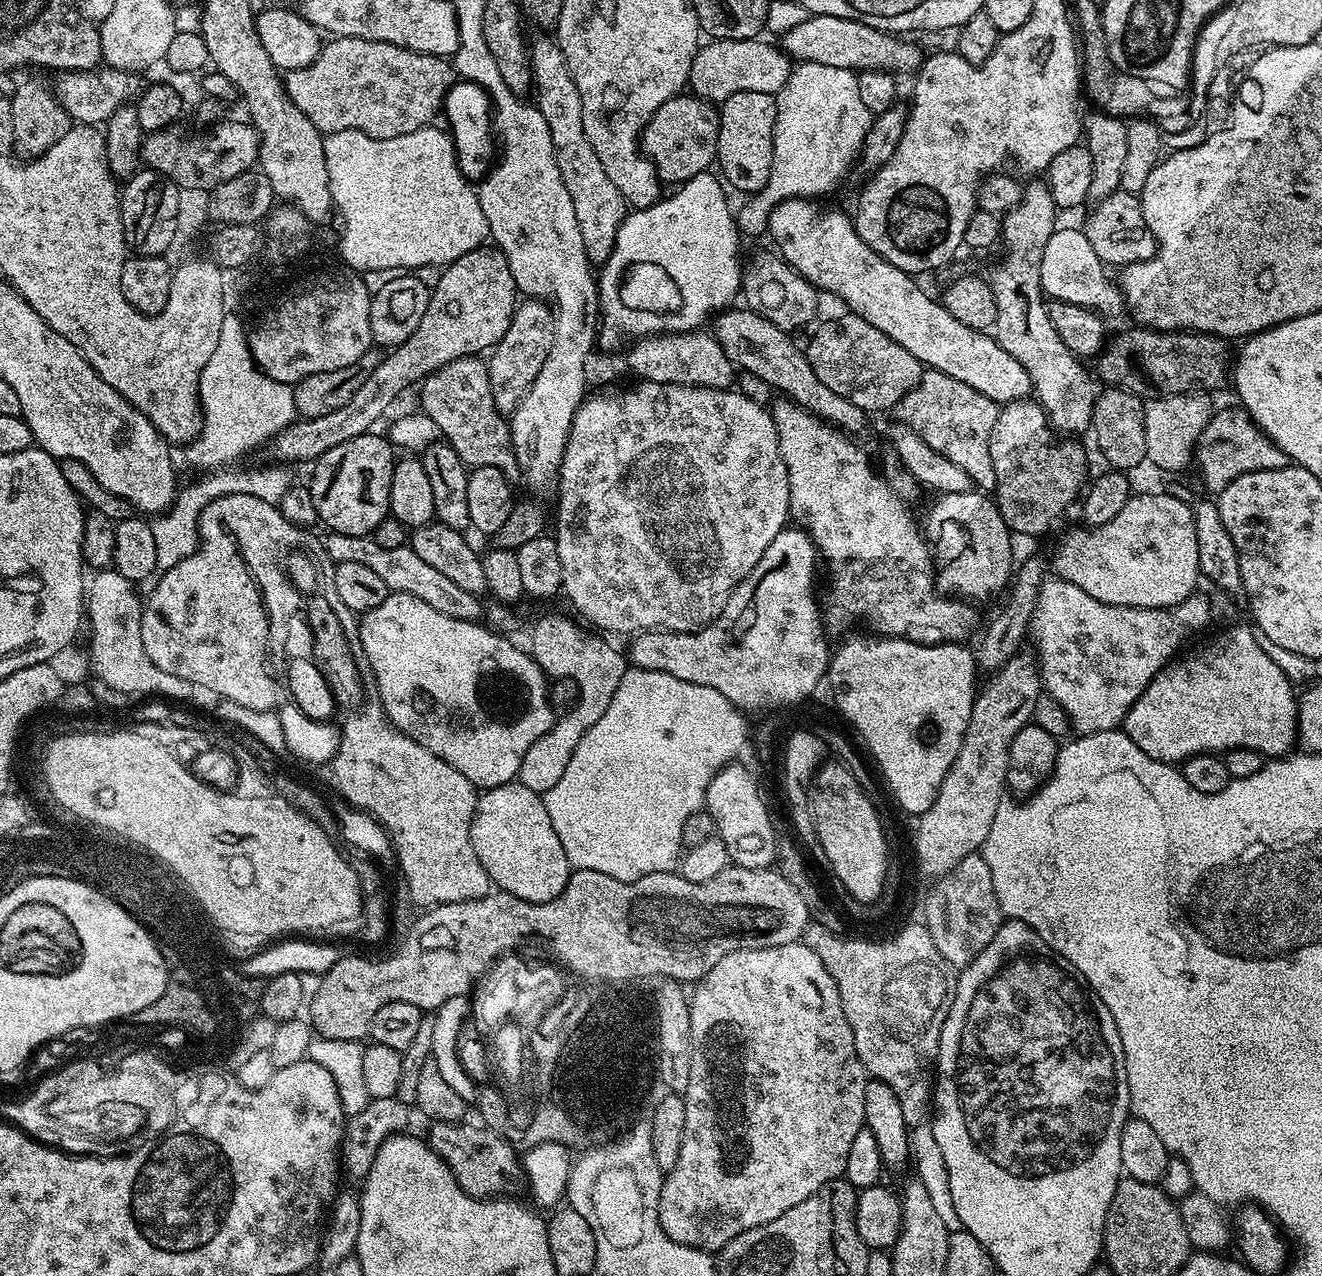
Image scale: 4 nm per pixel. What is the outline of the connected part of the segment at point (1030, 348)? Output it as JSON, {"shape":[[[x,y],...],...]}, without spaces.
{"shape":[[[1047,183],[1032,184],[1023,189],[1018,206],[1002,220],[1002,249],[1004,257],[990,275],[996,326],[994,339],[1026,370],[1038,401],[1049,423],[1057,433],[1085,432],[1092,426],[1092,415],[1098,395],[1093,373],[1084,369],[1085,361],[1075,356],[1058,338],[1054,322],[1050,322],[1048,300],[1042,286],[1042,254],[1058,227],[1058,209],[1052,201]]]}

